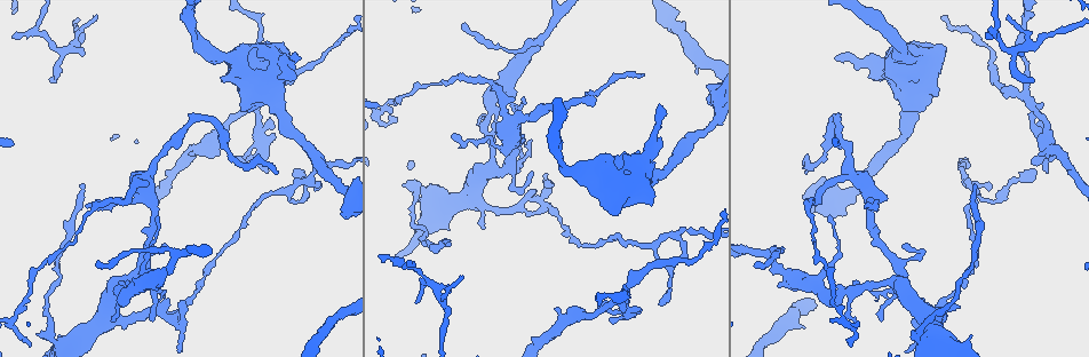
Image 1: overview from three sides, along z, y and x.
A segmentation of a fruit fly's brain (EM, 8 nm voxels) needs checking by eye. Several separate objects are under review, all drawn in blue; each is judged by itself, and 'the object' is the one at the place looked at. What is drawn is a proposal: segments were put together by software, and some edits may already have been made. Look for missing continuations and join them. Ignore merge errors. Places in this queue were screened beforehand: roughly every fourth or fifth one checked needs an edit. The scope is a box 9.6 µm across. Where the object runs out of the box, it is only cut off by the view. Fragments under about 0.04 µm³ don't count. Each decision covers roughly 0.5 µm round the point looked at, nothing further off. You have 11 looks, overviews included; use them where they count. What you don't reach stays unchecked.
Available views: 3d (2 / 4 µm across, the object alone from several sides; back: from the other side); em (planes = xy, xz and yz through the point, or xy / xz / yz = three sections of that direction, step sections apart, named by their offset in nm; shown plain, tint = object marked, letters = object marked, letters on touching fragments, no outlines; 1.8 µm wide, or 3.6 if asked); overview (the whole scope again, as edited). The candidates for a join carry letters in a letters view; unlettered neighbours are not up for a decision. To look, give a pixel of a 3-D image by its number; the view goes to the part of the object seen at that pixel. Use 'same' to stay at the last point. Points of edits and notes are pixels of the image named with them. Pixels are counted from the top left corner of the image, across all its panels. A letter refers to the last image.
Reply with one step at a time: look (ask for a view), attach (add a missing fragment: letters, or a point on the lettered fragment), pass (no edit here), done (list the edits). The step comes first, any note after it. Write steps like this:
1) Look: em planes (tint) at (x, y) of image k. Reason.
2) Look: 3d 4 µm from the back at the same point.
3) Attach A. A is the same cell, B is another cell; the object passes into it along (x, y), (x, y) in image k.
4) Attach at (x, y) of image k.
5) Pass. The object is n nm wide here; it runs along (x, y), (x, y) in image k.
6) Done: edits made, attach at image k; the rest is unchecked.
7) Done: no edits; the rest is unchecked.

Look: 3d 2 µm at (977, 185) of image 1. End of a long branch.

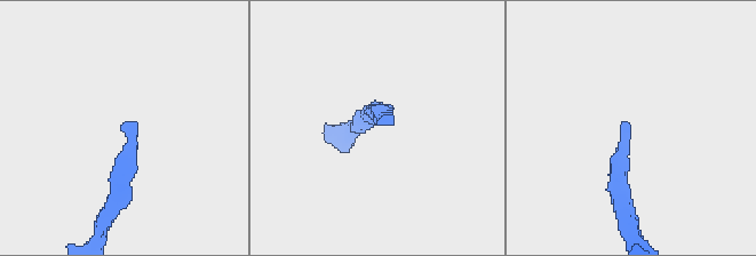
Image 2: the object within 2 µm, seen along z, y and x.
Look: em xy step 8 (letters) at (379, 121) of image 2.

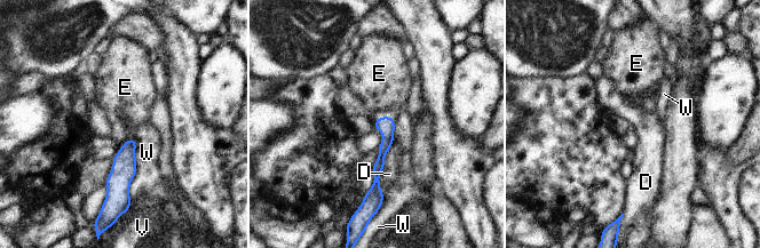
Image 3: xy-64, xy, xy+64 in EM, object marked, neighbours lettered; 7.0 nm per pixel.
Look: em planes (letters) at the same point.

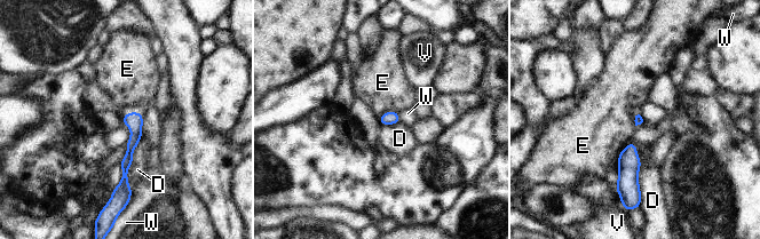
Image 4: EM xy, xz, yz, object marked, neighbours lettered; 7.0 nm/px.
Pass. D, E, V and W are other cells; a border runs along (396, 111), (386, 111), (379, 118) in image 4; no lettered fragment goes on from it.

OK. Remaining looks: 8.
Look: 3d 2 µm at (830, 216) of image 1. Thin end.

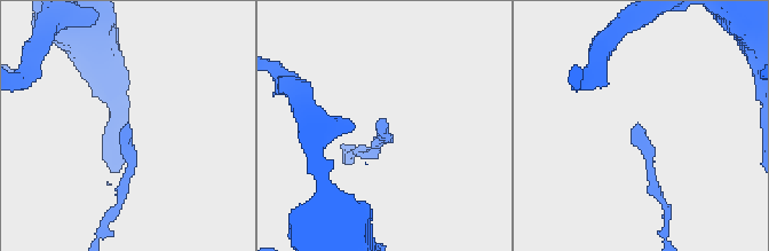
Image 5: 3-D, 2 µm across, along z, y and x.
Look: em planes (letters) at (637, 131) of image 5. Now the EM.

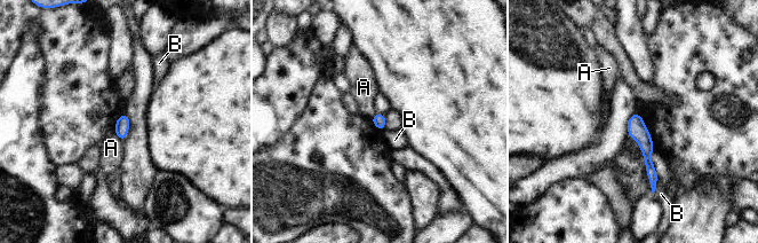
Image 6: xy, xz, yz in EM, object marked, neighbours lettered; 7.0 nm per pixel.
Pass. A and B are other cells; it runs along (636, 116), (653, 185) in image 6; no lettered fragment goes on from it.

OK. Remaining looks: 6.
Look: 3d 2 µm at (484, 227) of image 1. An open end.

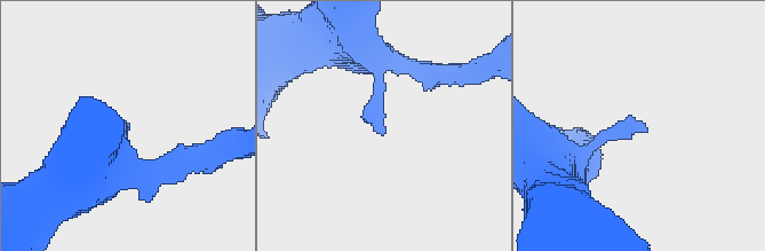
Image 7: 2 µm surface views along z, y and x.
Look: em planes (plain) at (380, 132) of image 7.

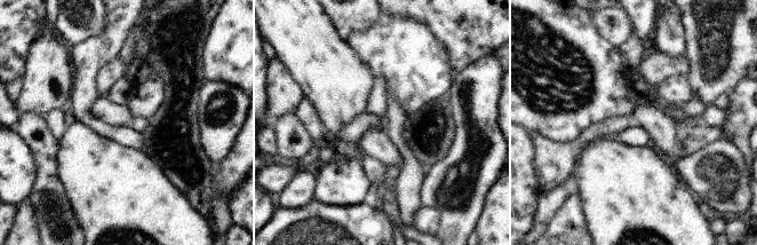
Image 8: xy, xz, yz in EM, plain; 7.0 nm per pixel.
Look: em planes (letters) at the same point. What lies round it.

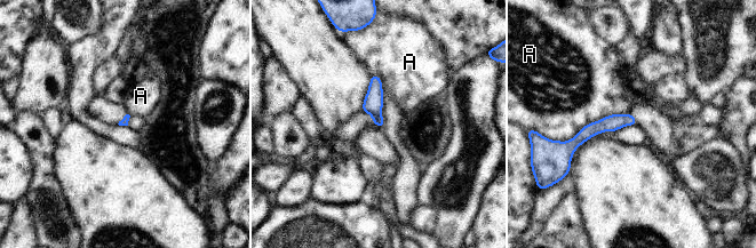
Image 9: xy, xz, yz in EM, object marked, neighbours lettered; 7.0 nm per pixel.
Pass. A is another cell; none of them fits.

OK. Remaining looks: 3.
Look: em planes (tint) at (836, 59) of image 1. An open end.

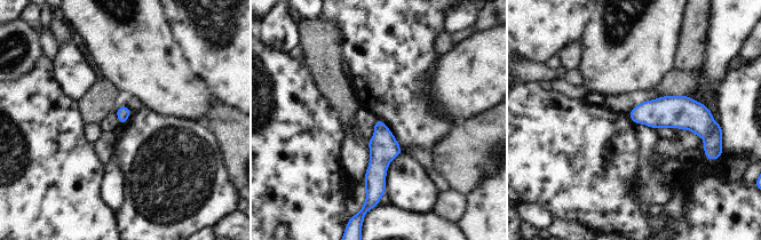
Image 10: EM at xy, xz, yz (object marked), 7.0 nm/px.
Look: em planes (letters) at the same point. What lies round it.

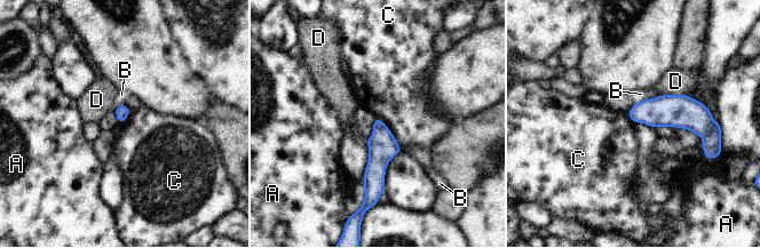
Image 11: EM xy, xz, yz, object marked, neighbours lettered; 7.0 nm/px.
Pass. A, B, C and D are other cells; a border runs along (375, 117), (388, 128), (402, 151) in image 11; none of them fits.

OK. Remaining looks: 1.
Look: em planes (letters) at (989, 188) of image 1. Tapers out.

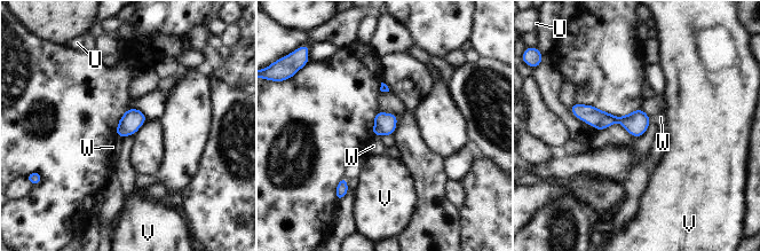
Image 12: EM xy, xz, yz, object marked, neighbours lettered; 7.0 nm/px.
Pass. The object is 150 nm wide here; U, V and W are other cells; a border runs along (372, 133), (379, 136) in image 12; no lettered fragment goes on from it.

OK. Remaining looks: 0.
Done: no edits; the rest is unchecked.

